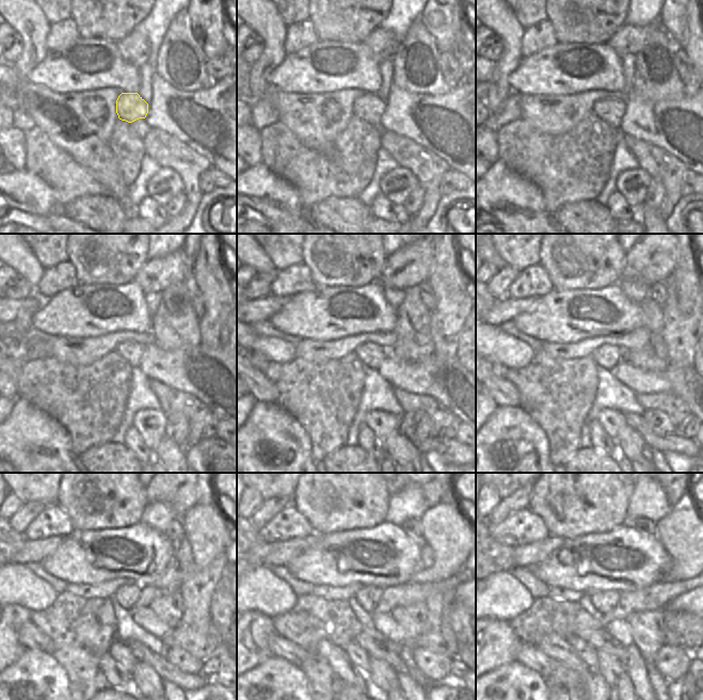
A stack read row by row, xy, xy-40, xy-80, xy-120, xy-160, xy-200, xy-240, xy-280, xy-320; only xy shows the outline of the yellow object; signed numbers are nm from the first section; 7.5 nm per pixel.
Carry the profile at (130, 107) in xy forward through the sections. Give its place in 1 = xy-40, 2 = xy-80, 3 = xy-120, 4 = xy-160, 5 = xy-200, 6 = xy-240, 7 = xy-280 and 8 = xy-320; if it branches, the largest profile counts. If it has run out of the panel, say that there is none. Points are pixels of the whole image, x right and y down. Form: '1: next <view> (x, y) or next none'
1: next xy-40 (369, 107)
2: next xy-80 (611, 111)
3: next xy-120 (132, 352)
4: next xy-160 (370, 354)
5: next xy-200 (607, 356)
6: next xy-240 (128, 595)
7: next xy-280 (368, 597)
8: next xy-320 (606, 601)

